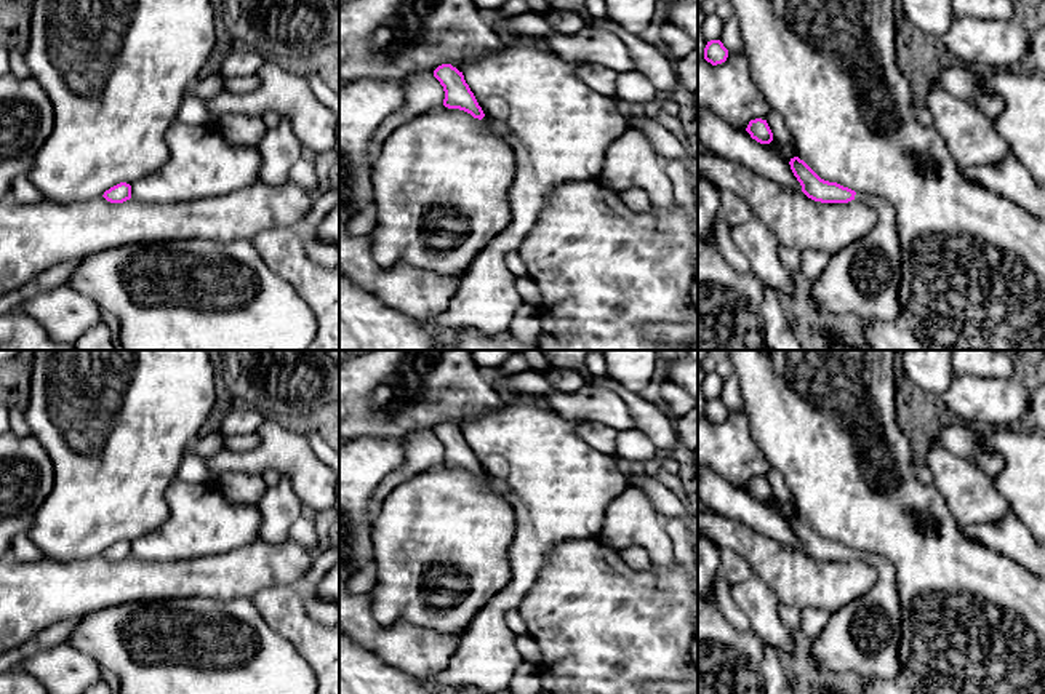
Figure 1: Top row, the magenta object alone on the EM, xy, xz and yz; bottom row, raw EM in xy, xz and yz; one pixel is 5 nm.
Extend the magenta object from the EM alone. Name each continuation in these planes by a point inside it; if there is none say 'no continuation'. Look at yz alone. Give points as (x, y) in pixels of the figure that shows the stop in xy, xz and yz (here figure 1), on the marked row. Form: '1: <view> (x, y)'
1: yz (863, 279)

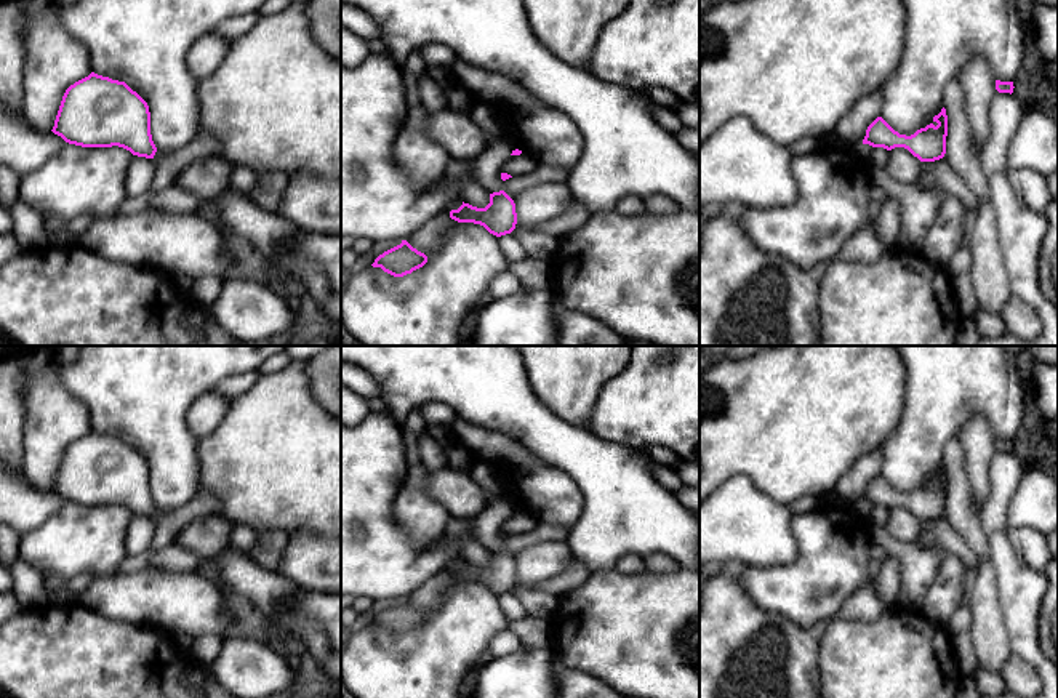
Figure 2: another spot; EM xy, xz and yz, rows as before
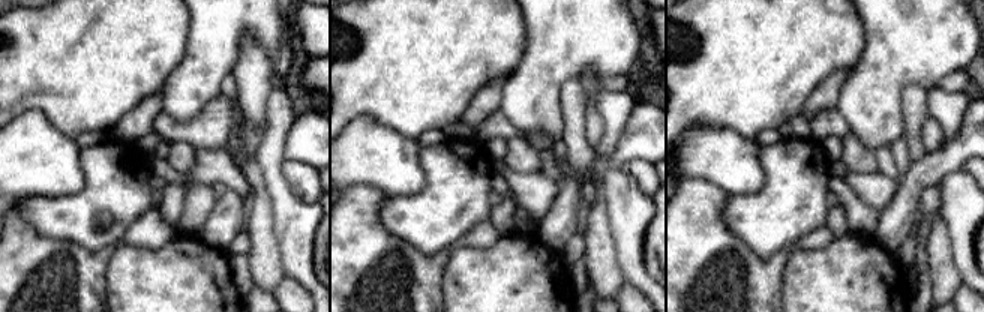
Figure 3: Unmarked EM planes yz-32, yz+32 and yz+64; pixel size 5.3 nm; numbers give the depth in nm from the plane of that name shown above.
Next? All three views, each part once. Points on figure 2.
no continuation

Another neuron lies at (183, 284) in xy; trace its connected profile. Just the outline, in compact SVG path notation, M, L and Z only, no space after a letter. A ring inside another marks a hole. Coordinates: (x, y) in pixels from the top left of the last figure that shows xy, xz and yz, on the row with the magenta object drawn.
M173 277L174 285L192 299L194 303L194 309L192 309L192 315L190 315L190 322L192 323L198 323L200 319L208 312L206 307L203 307L194 296L192 296L192 280L186 279L186 277Z

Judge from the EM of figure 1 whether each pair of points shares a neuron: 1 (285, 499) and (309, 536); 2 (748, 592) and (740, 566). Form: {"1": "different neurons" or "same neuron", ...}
{"1": "different neurons", "2": "different neurons"}

